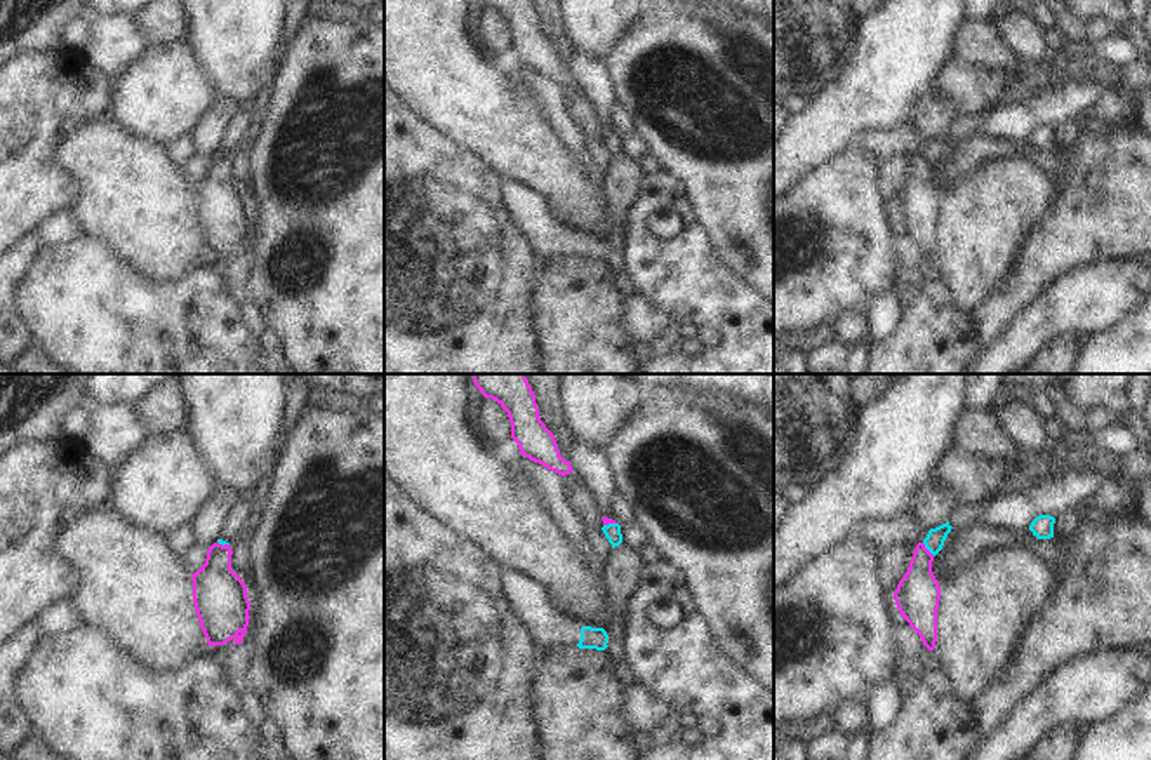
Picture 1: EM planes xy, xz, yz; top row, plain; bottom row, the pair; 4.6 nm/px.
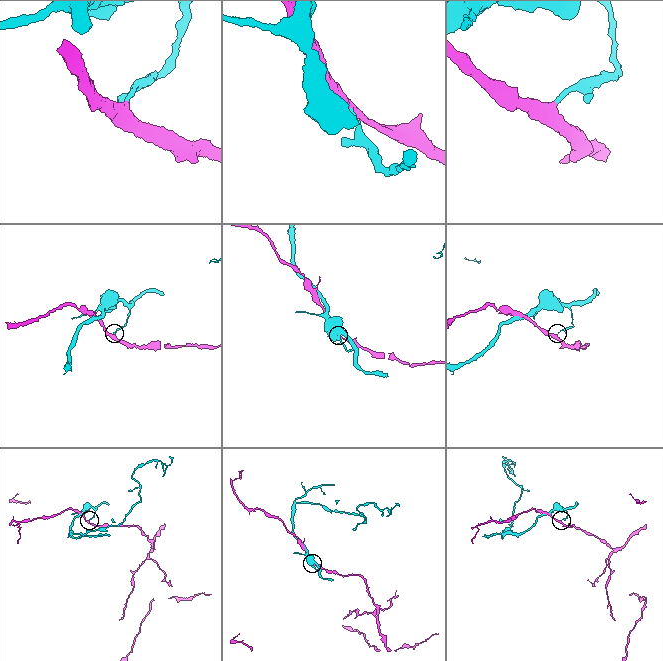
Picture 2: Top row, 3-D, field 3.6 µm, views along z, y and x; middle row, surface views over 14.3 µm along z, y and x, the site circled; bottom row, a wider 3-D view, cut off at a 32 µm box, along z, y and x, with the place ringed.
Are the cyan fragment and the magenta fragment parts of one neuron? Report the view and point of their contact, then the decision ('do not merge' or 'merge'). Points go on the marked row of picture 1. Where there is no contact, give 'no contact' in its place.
yz (929, 550) | do not merge

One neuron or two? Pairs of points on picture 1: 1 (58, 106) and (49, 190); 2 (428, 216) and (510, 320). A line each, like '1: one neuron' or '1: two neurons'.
1: one neuron
2: one neuron

